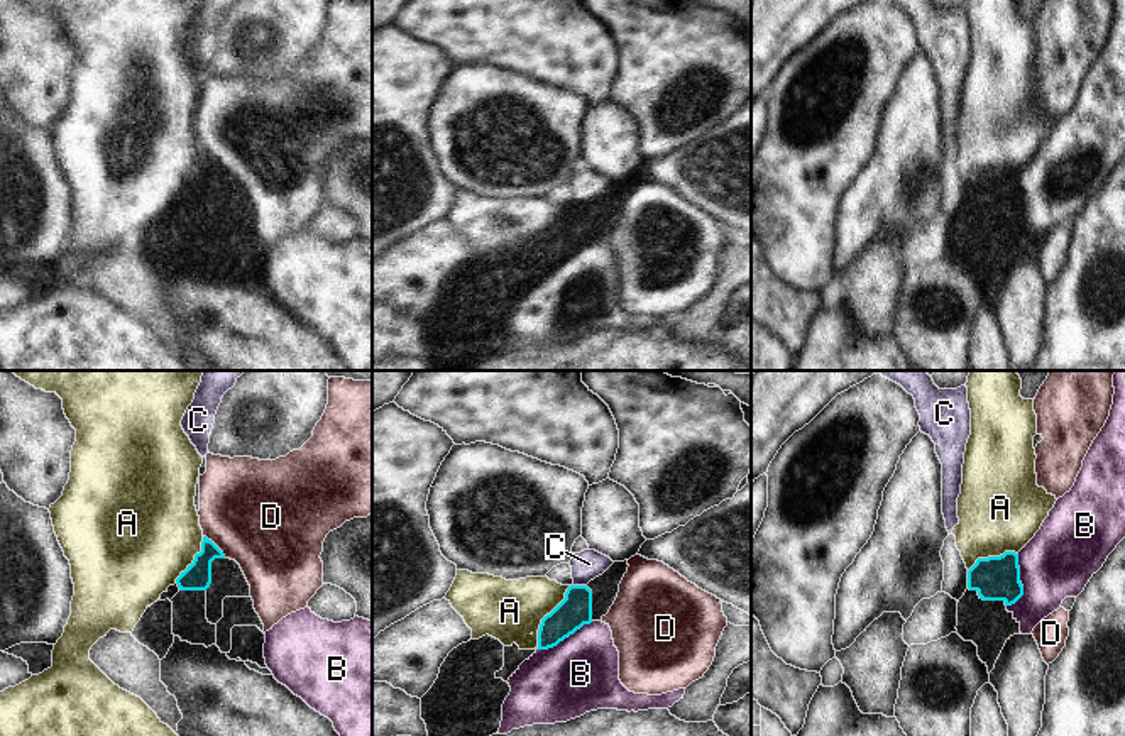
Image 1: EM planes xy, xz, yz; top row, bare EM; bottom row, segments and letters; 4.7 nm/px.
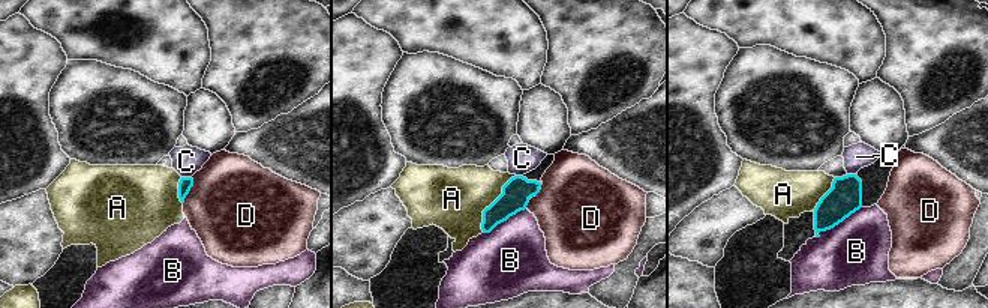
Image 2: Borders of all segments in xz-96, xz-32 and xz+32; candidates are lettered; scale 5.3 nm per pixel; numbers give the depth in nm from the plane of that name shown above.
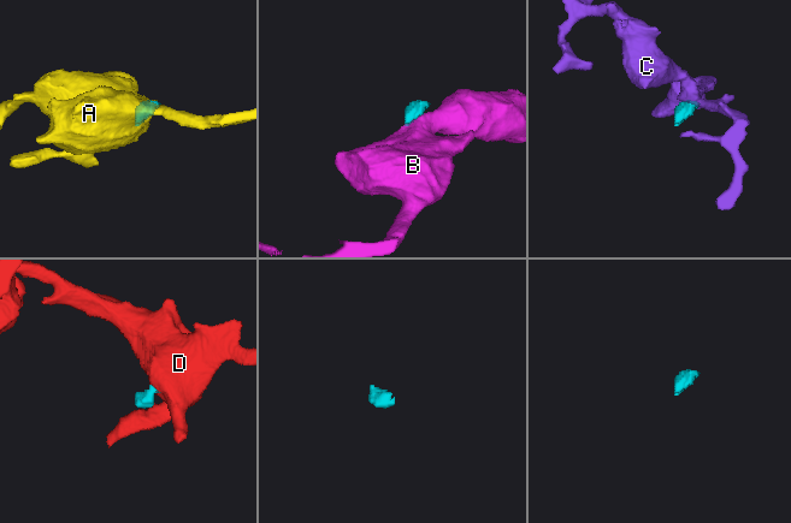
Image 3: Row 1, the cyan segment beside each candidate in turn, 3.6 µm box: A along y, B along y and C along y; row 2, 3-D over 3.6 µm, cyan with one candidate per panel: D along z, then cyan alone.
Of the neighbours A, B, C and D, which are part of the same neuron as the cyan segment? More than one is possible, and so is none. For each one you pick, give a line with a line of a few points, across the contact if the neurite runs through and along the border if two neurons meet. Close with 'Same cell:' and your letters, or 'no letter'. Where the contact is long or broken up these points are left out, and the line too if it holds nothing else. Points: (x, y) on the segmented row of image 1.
A: line xz (576, 609), (545, 616), (510, 611)
Same cell: A

